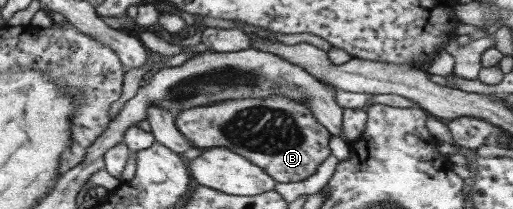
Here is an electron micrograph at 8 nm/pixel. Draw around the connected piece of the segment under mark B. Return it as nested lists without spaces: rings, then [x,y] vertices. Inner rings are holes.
[[[269,95],[268,97],[248,99],[227,99],[214,105],[193,107],[180,112],[177,117],[178,129],[194,145],[194,147],[228,148],[244,157],[250,158],[256,165],[262,166],[277,182],[292,183],[304,181],[314,175],[321,163],[333,153],[330,147],[331,131],[324,127],[303,99],[290,99],[285,95]]]

